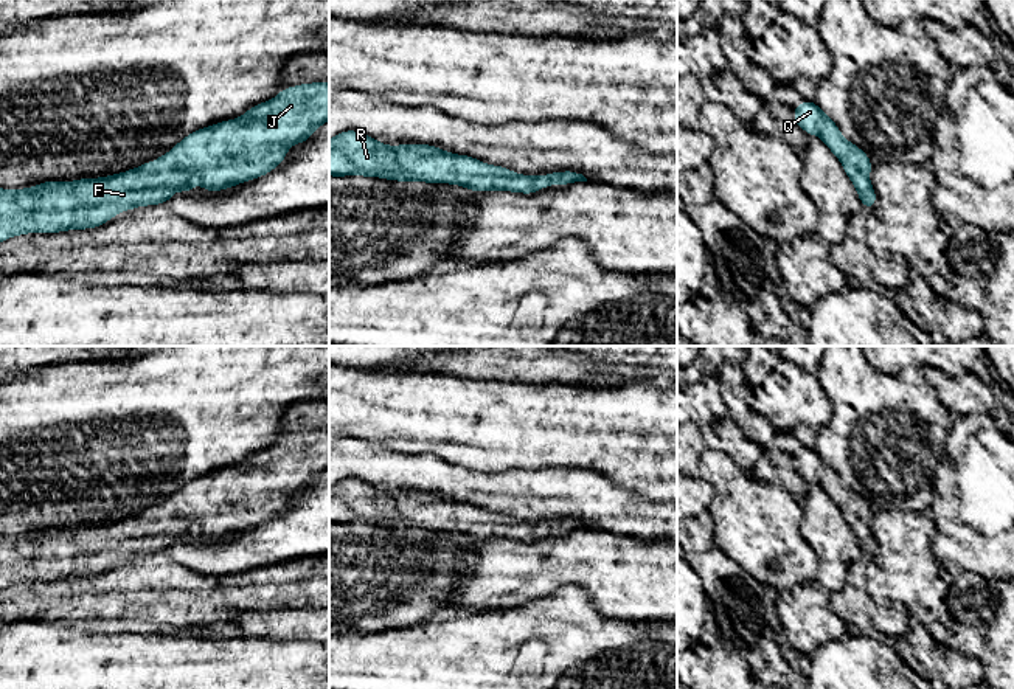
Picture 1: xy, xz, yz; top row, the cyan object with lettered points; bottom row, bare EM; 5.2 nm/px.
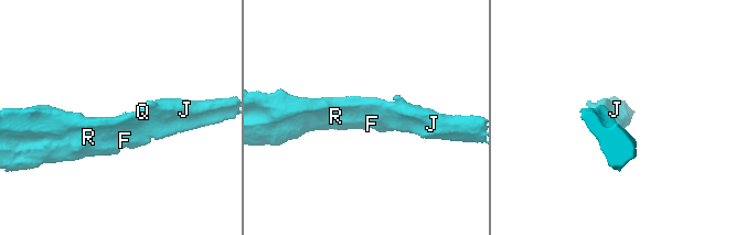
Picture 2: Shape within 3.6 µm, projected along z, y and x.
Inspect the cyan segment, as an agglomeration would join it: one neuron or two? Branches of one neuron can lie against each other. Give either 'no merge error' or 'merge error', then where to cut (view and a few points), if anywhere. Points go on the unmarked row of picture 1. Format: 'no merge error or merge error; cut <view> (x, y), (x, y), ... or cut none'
no merge error; cut none

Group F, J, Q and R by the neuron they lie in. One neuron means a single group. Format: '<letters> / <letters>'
F J Q R

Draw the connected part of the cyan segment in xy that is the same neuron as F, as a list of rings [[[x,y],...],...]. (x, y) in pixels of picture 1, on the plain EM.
[[[329,430],[300,431],[281,438],[272,448],[259,450],[236,467],[216,470],[189,481],[169,501],[163,501],[155,509],[144,511],[126,520],[73,529],[43,529],[34,535],[14,538],[0,535],[0,590],[28,580],[95,576],[107,571],[110,565],[116,565],[123,557],[130,559],[135,554],[165,551],[175,538],[189,540],[194,532],[200,532],[207,540],[211,540],[262,525],[284,509],[290,493],[309,487],[314,478],[328,469]]]

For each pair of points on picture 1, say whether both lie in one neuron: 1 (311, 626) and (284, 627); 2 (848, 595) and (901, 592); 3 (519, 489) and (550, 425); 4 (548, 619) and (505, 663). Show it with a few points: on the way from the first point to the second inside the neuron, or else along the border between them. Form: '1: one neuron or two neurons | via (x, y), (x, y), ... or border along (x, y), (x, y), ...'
1: one neuron | via (305, 626), (291, 626)
2: two neurons | border along (865, 592), (871, 598)
3: two neurons | border along (566, 469), (496, 469), (493, 472)
4: one neuron | via (541, 632), (517, 655)

